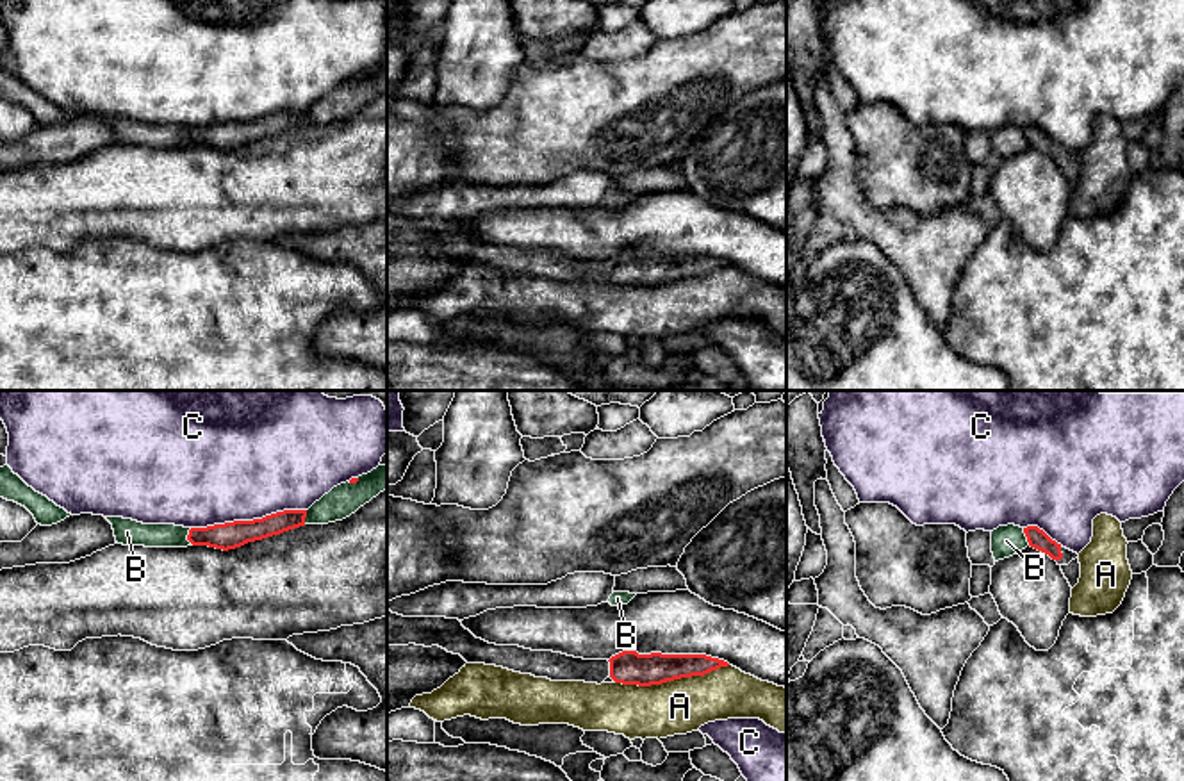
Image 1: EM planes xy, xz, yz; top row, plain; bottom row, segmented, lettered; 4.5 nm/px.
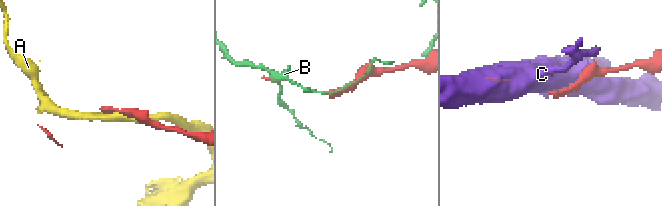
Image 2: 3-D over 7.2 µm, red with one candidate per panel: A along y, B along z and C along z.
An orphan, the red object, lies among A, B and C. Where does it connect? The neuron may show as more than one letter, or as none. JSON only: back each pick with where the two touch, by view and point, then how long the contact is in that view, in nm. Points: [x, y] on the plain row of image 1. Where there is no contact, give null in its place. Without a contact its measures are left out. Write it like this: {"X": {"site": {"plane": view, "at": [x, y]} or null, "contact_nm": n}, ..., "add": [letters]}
{"add": []}

